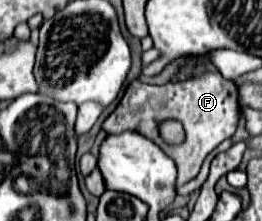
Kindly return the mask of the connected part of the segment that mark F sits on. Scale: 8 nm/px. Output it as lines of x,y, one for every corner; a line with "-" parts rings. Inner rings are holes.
218,71
202,73
198,77
178,81
178,83
166,83
166,85
160,85
160,87
144,83
146,101
144,101
144,105
134,107
130,103
130,97
140,85
142,85
140,81
130,83
130,87
126,89
120,105
104,121
102,129
108,135
118,135
118,133
124,133
124,131
136,131
136,133
152,139
156,145
160,145
160,149
168,157
172,157
176,161
178,185
184,185
184,183
188,183
190,179
194,179
198,175
206,155
214,147
218,147
224,139
230,139
236,133
238,121
242,117
240,103
238,103
238,87
234,85
234,81
226,81
-
170,113
180,113
180,123
182,123
184,133
186,133
186,137
180,145
170,145
160,135
160,123
164,119
170,119

